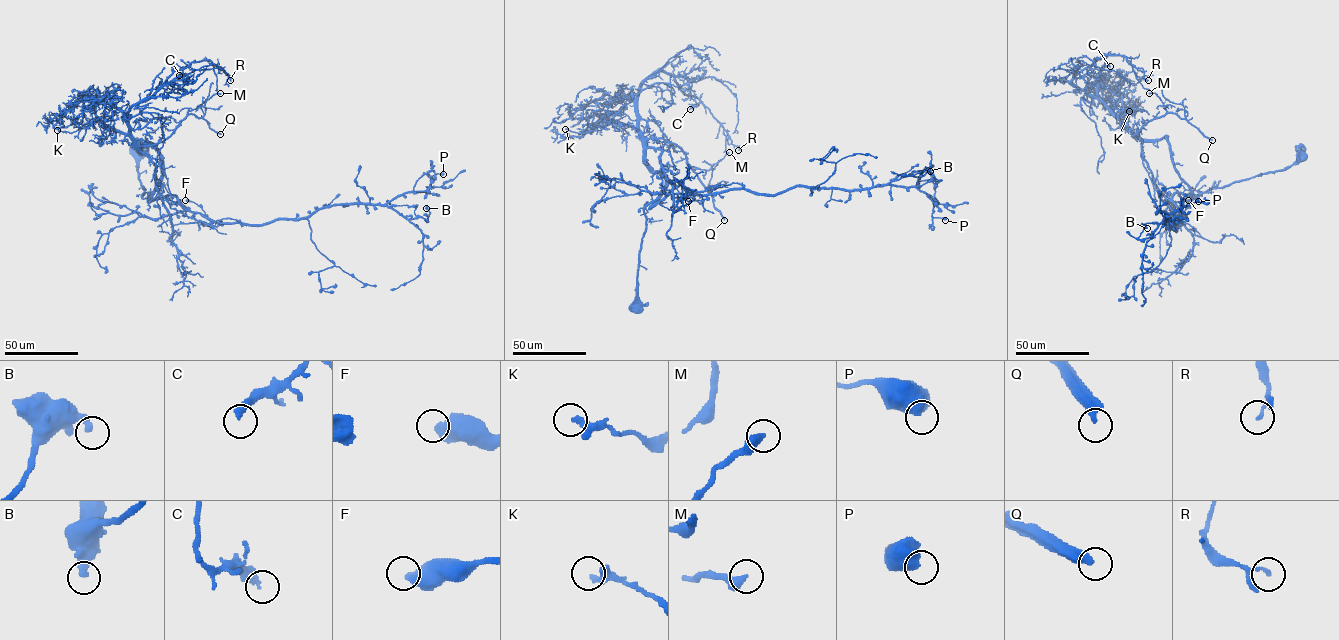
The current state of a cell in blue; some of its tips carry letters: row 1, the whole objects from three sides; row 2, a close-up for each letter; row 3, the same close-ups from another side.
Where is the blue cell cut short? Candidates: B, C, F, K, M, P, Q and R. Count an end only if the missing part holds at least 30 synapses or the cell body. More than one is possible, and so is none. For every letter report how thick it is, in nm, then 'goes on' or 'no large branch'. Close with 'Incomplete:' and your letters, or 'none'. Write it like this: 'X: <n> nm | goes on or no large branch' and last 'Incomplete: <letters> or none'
B: 360 nm | no large branch
C: 320 nm | no large branch
F: 600 nm | no large branch
K: 190 nm | no large branch
M: 460 nm | no large branch
P: 700 nm | no large branch
Q: 400 nm | goes on
R: 90 nm | no large branch
Incomplete: Q

